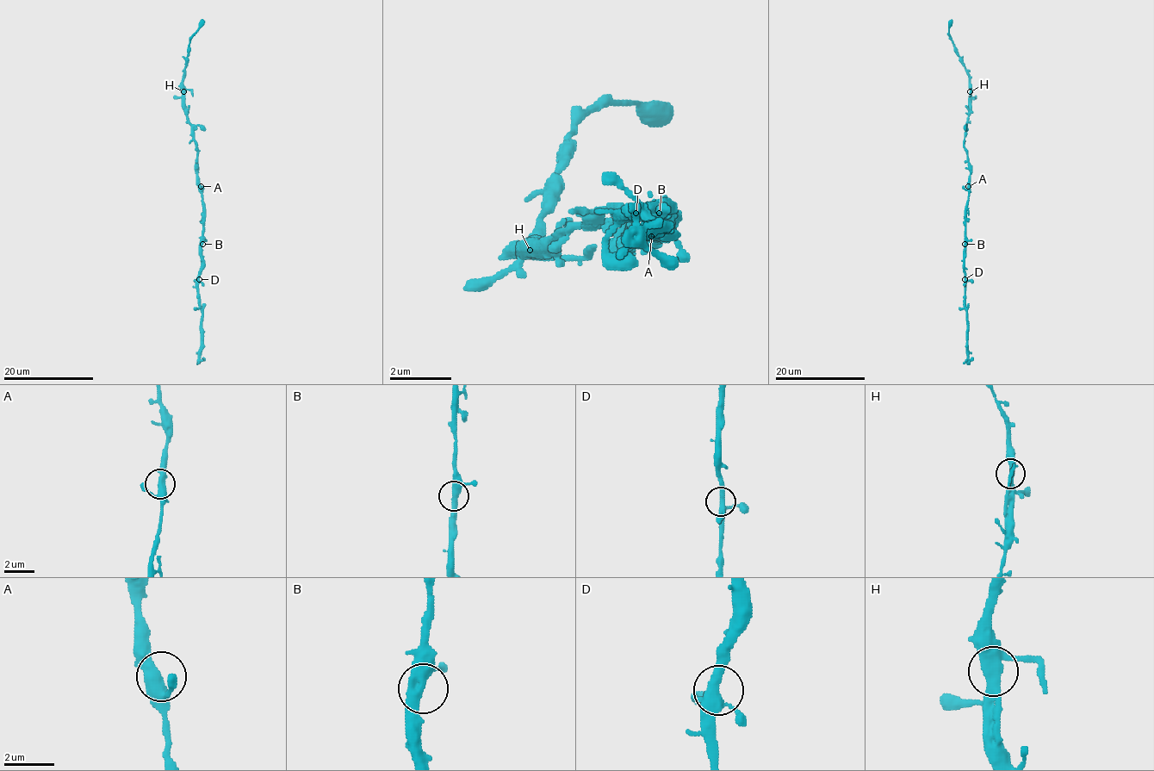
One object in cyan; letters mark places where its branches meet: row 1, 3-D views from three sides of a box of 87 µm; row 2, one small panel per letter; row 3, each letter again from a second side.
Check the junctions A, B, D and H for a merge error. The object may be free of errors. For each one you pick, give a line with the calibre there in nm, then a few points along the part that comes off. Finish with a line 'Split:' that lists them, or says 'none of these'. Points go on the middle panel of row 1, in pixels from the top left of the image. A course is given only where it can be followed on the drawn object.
H: 360 nm | (527, 251), (566, 259), (597, 244)
Split: H

